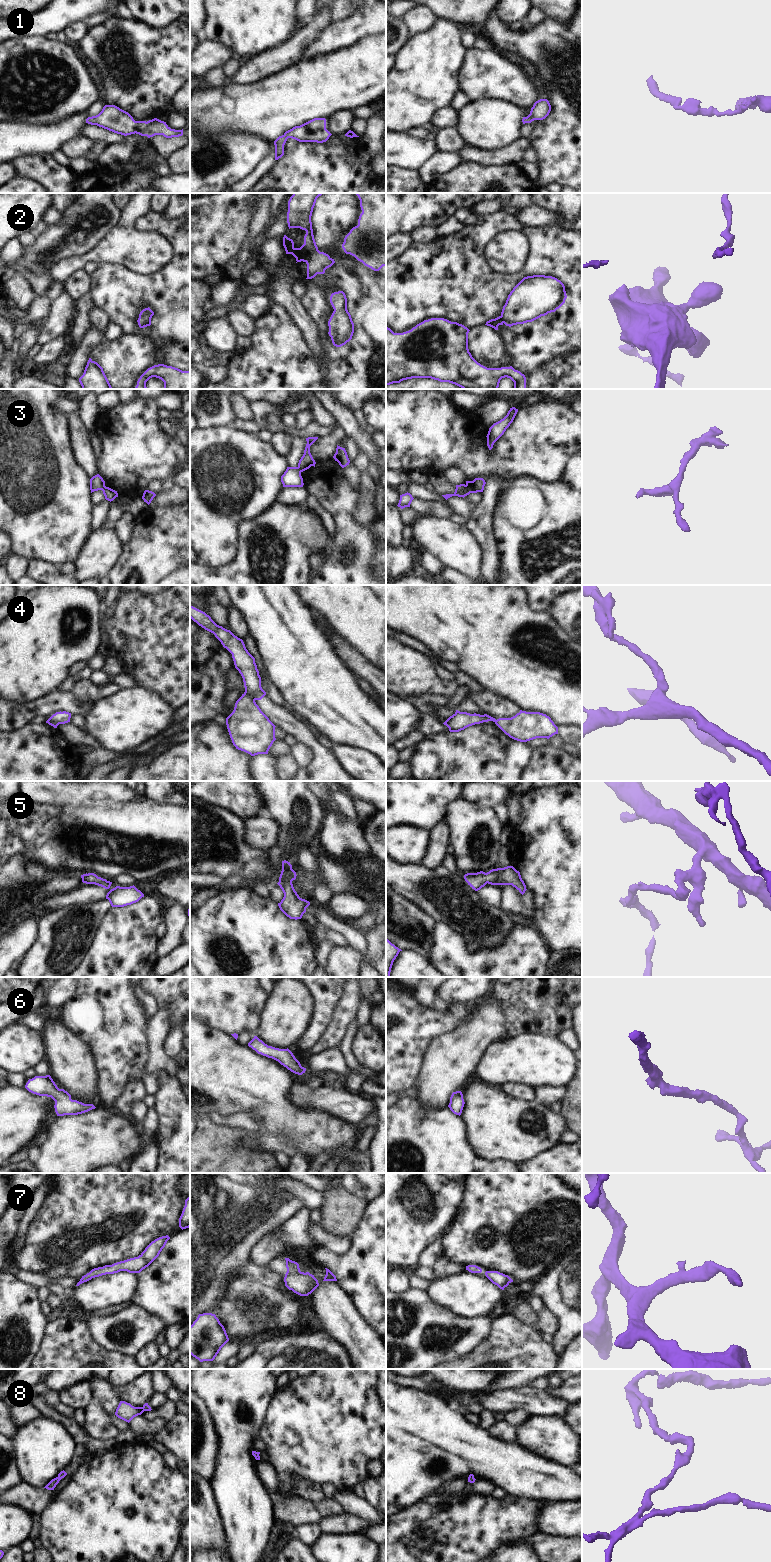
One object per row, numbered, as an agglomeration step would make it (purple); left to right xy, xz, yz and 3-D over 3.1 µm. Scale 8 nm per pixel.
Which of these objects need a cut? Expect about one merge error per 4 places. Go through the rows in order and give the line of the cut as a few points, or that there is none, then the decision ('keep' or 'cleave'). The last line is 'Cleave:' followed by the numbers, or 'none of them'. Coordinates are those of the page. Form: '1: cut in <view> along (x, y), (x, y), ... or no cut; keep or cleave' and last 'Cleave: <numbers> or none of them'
1: no cut; keep
2: no cut; keep
3: cut in yz along (465, 485), (472, 492); cleave
4: cut in xz along (244, 693), (255, 699); cleave
5: no cut; keep
6: no cut; keep
7: no cut; keep
8: no cut; keep
Cleave: 3, 4

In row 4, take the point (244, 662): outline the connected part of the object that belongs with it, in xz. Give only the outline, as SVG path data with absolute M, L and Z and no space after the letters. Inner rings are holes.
M190 605L190 618L205 630L213 633L231 654L235 668L243 678L245 695L261 700L266 692L261 687L261 677L255 658L248 652L242 639L230 630L217 625L205 612Z

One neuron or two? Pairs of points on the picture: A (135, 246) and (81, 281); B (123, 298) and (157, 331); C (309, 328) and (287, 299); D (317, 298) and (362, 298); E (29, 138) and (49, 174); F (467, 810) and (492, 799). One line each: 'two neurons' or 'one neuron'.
A: two neurons
B: one neuron
C: one neuron
D: one neuron
E: two neurons
F: two neurons

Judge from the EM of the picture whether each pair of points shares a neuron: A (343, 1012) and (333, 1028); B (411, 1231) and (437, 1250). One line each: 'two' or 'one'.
A: one
B: two

